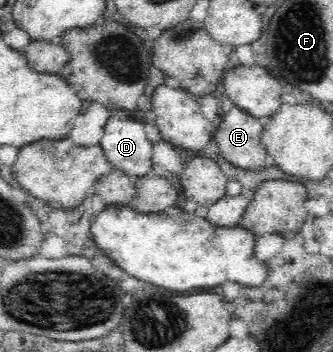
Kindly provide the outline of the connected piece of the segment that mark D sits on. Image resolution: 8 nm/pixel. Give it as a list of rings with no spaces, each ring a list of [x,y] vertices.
[[[111,116],[105,124],[100,146],[115,170],[139,178],[152,171],[153,144],[150,140],[145,124],[139,119]]]

